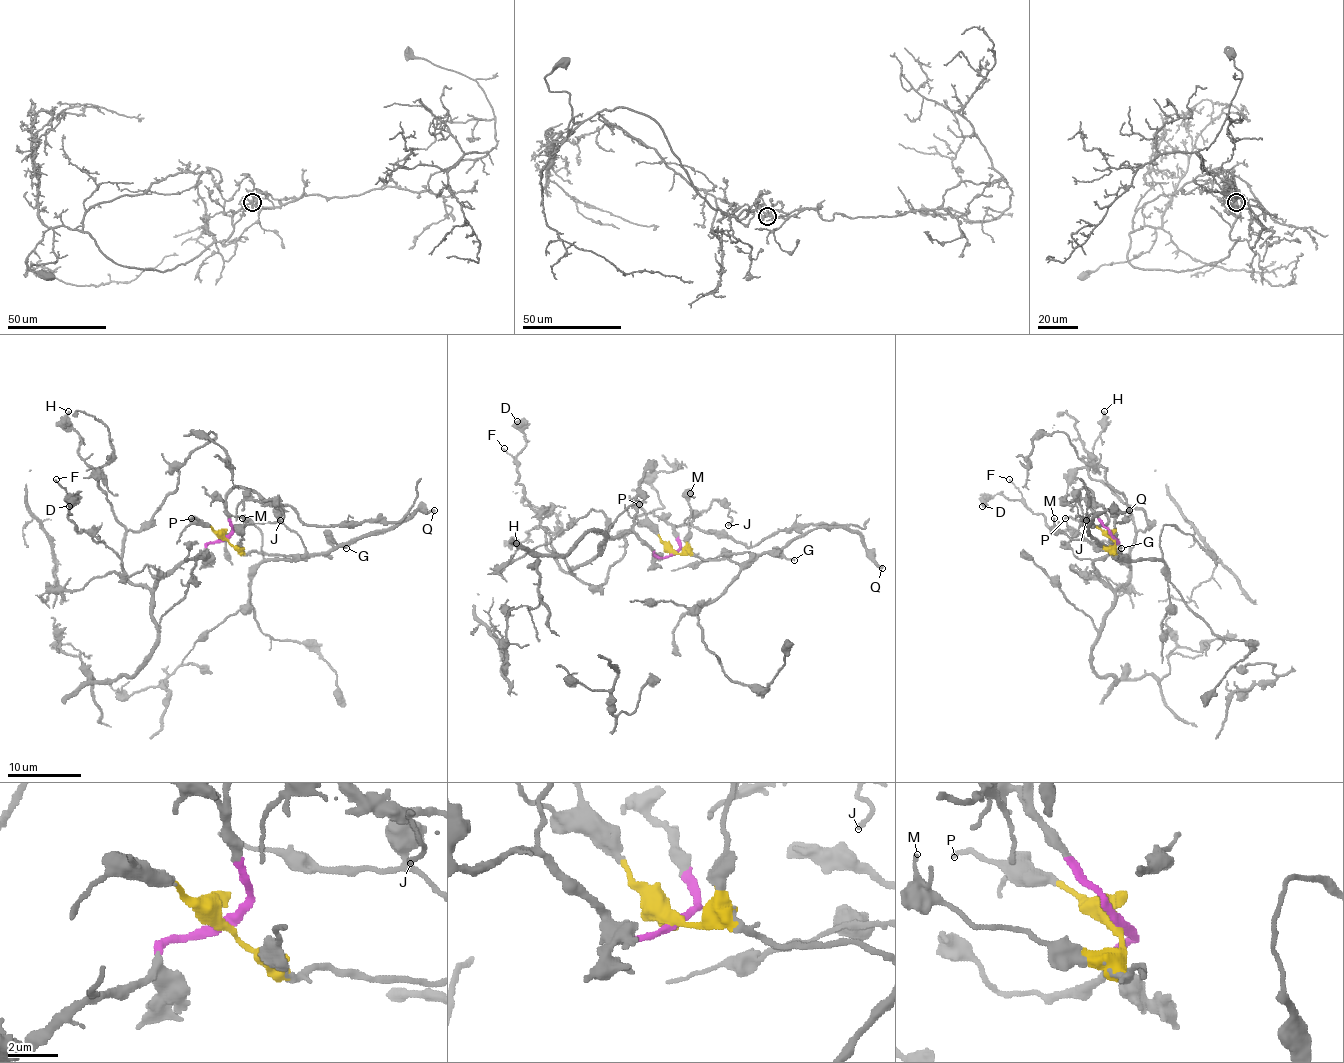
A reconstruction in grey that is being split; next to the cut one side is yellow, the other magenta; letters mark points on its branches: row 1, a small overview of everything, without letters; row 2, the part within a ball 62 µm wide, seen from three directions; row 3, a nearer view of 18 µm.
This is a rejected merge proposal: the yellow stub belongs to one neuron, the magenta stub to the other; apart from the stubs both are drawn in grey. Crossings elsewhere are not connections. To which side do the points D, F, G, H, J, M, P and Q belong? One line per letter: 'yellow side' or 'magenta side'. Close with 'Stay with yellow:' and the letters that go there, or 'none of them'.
D: magenta side
F: magenta side
G: yellow side
H: magenta side
J: magenta side
M: yellow side
P: yellow side
Q: yellow side
Stay with yellow: G, M, P, Q

